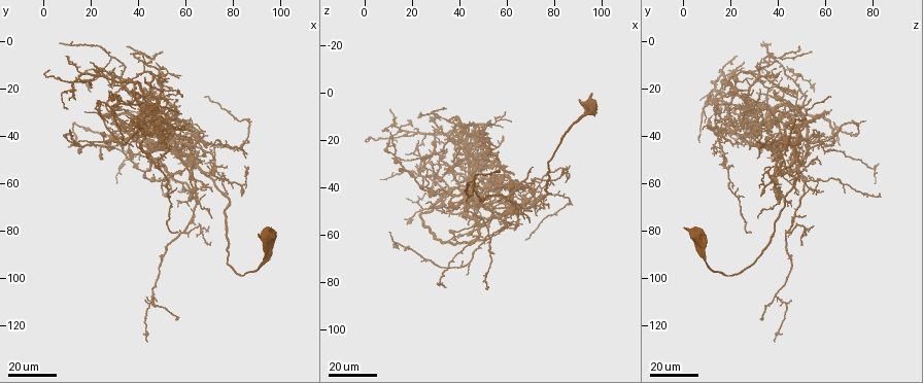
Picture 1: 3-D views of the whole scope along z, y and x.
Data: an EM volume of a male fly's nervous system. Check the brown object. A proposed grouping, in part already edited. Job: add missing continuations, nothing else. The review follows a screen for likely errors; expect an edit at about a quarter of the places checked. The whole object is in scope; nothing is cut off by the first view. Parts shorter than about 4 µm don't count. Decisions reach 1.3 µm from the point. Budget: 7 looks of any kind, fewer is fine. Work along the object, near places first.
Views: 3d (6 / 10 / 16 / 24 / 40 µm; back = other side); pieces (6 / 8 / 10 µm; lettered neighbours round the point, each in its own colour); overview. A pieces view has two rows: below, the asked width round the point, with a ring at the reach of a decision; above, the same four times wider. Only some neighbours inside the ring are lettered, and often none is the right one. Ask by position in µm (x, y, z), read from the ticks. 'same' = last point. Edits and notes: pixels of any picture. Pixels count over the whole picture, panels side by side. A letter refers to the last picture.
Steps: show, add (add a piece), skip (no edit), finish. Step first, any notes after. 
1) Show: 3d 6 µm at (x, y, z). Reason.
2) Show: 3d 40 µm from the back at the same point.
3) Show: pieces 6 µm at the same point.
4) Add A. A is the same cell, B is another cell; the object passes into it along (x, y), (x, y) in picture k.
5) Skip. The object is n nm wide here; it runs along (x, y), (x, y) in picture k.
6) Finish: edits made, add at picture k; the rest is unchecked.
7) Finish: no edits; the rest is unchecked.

Show: 3d 16 µm at (56, 67, 45). An open end.

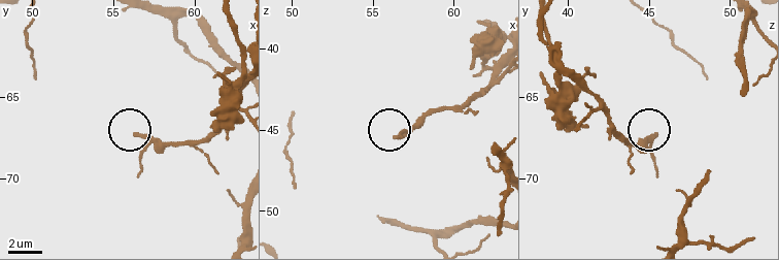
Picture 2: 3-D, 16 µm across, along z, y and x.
Show: pieces 8 µm at (56.5, 67.3, 45.5).

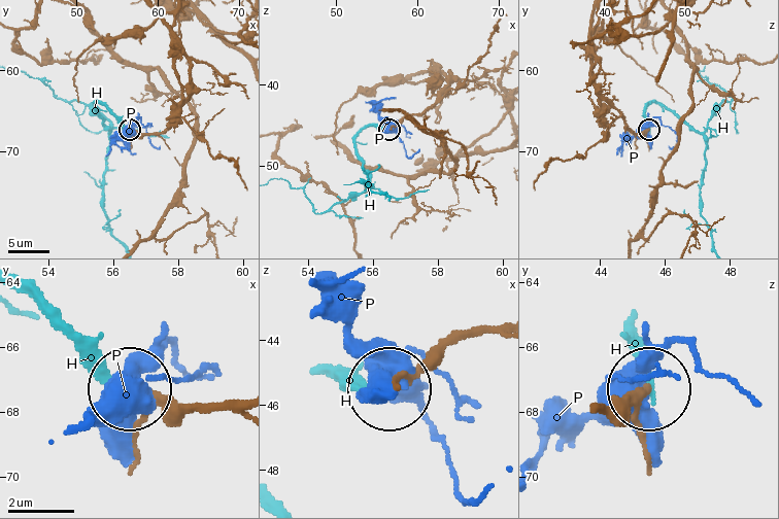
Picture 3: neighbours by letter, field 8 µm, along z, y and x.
Add H. The object is 250 nm wide here; H is the same cell, P is another cell; it goes on there.

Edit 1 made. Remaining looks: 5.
Show: 3d 16 µm at (57, 81, 28). Branch stops here.

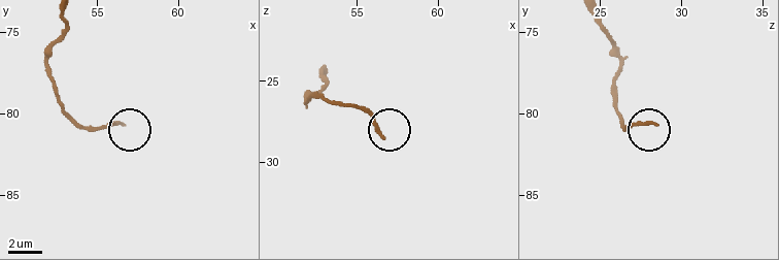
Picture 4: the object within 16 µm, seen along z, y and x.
Show: pieces 8 µm at (56.6, 80.8, 28.5).

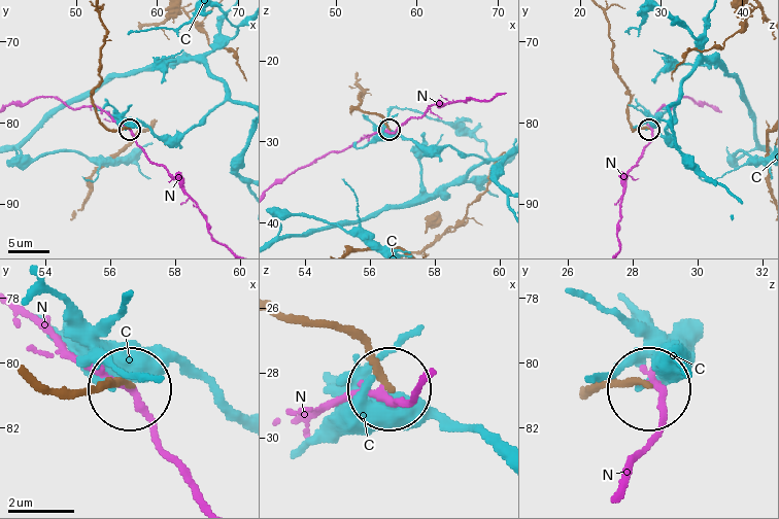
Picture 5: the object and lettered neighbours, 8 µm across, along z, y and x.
Skip. C and N are other cells; it runs along (82, 387), (130, 387) in picture 5; no lettered piece goes on from it.

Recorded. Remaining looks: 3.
Show: 3d 24 µm at (24, 50, 36). Branch stops here.

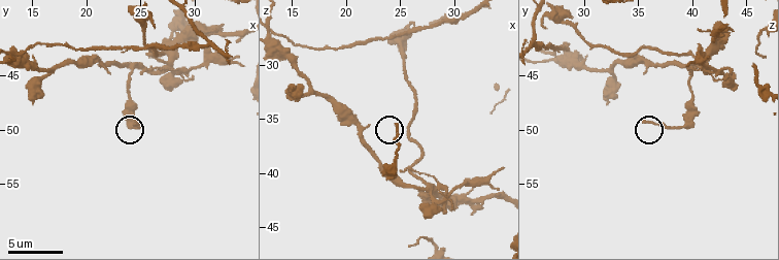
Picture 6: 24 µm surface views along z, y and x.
Show: pieces 10 µm at (24.8, 49.2, 35.8).

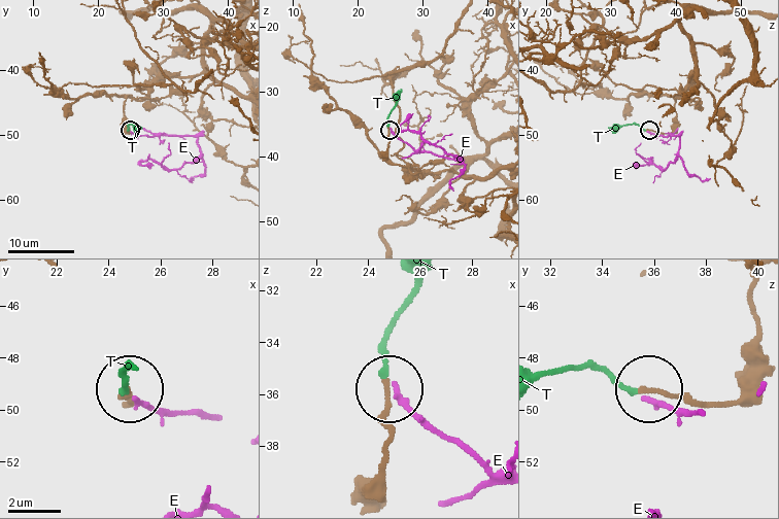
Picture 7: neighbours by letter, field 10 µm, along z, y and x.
Add T. T is the same cell, E is another cell; the object passes into it along (388, 145), (388, 117), (401, 90) in picture 7; it goes on there.

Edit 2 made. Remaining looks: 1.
Finish: edits made, add at picture 3, add at picture 7; the rest is unchecked.

